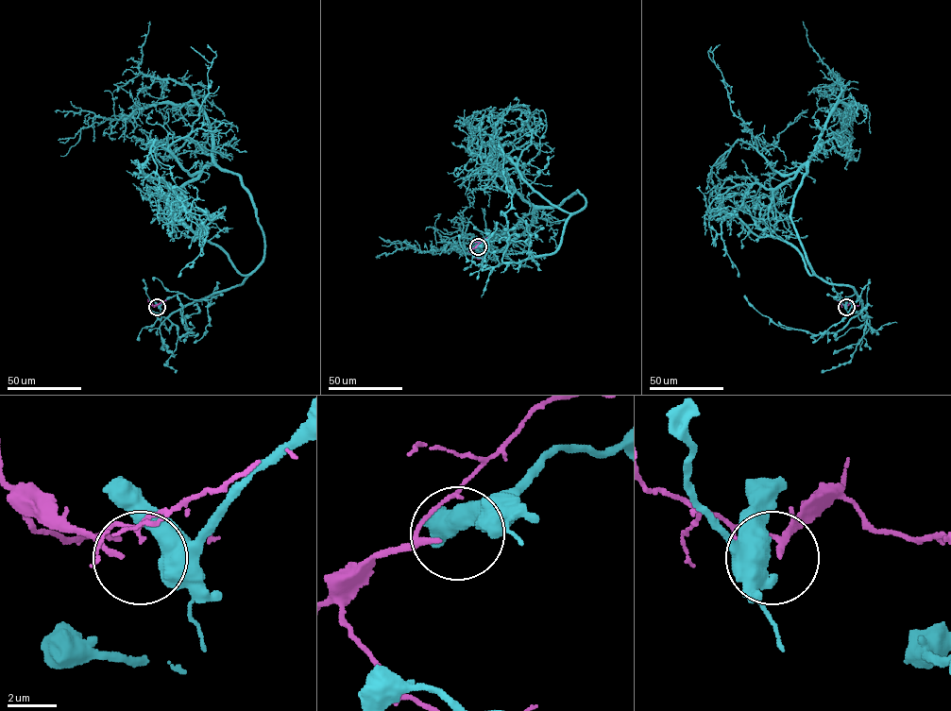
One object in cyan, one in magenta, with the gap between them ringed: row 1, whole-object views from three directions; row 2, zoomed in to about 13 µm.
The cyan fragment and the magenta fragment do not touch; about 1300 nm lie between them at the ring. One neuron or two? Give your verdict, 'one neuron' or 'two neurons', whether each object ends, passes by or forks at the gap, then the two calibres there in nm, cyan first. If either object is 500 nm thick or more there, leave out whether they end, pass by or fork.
two neurons; 800 nm thick on the cyan side, 240 nm on the other

